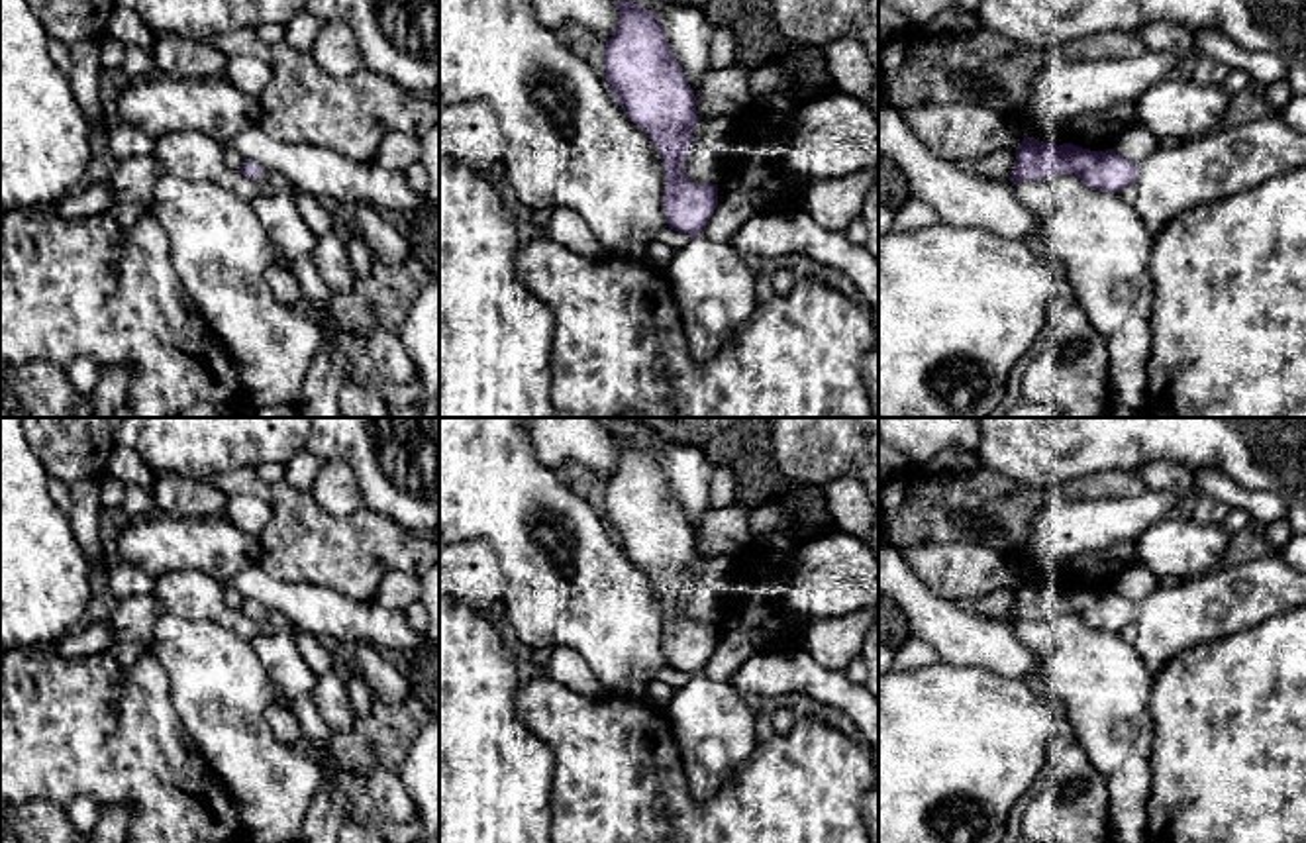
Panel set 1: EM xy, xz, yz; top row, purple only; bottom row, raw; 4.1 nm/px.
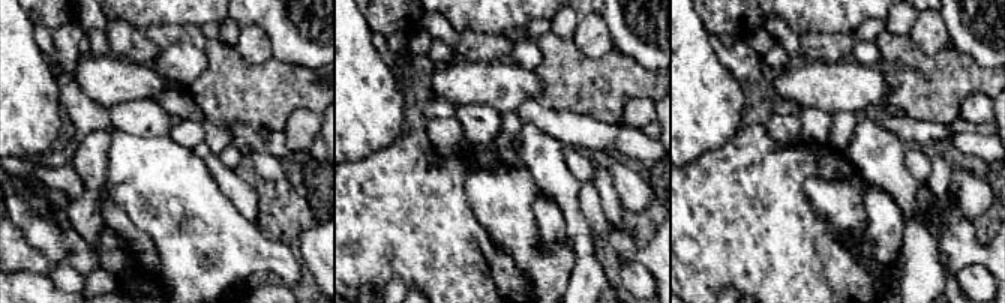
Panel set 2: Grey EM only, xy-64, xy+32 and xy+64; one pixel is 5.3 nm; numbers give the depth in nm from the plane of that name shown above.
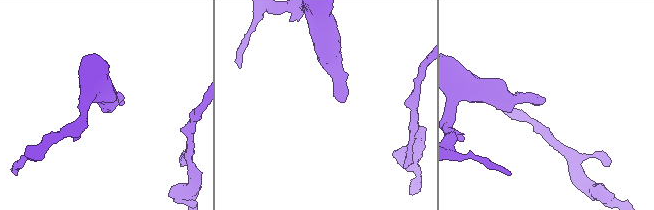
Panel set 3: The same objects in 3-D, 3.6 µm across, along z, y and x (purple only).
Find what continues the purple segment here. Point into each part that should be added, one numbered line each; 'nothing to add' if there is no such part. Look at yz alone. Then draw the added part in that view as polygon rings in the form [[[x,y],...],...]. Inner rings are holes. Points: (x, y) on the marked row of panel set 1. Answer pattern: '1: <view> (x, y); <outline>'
1: yz (1226, 159); [[[1275,112],[1233,127],[1157,147],[1139,165],[1135,212],[1155,237],[1180,214],[1306,167],[1306,133]]]

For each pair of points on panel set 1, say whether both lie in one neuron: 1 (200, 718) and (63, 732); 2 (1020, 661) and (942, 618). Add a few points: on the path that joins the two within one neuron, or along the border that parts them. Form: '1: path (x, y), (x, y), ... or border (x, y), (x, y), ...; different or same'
1: border (167, 677), (167, 696), (179, 724), (204, 759); different
2: path (1001, 653), (993, 645), (961, 638); same

